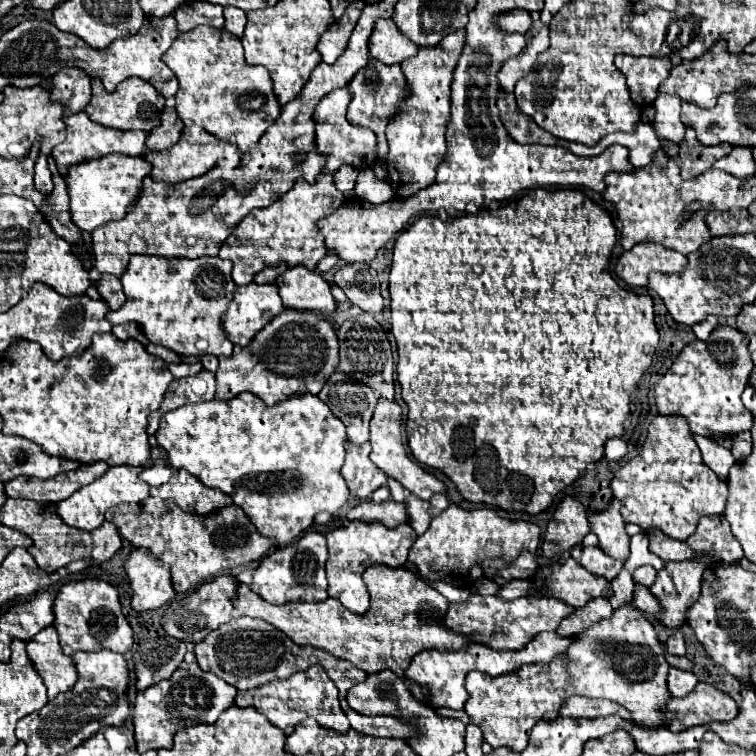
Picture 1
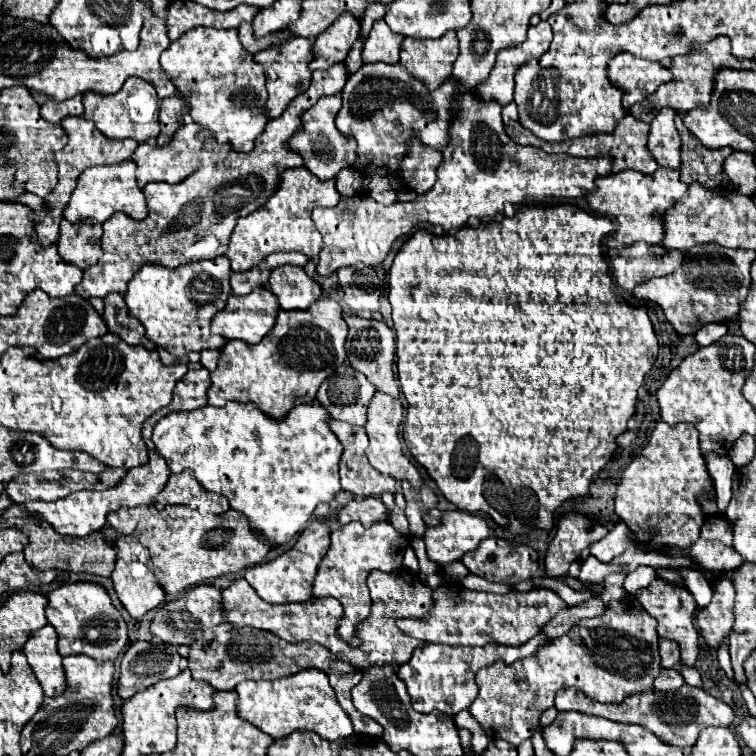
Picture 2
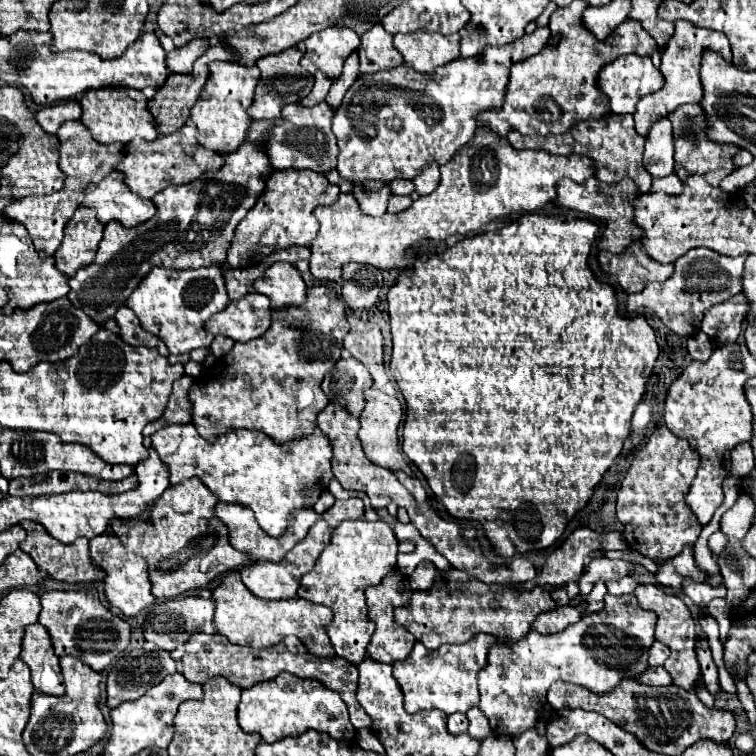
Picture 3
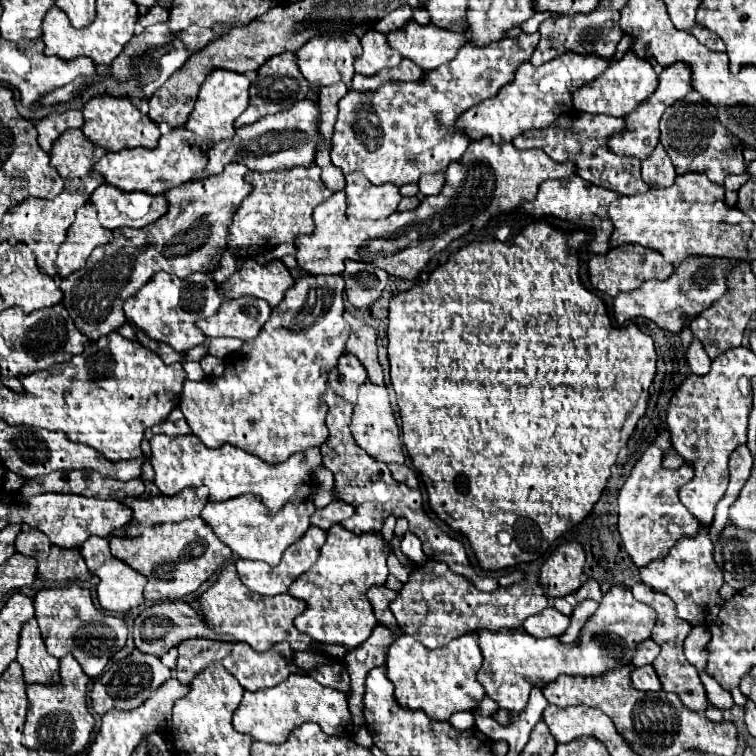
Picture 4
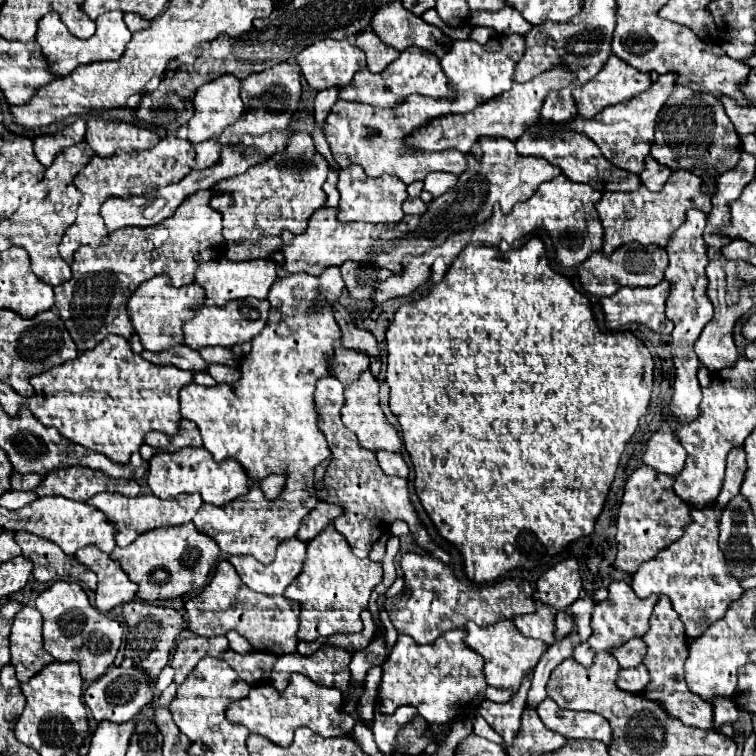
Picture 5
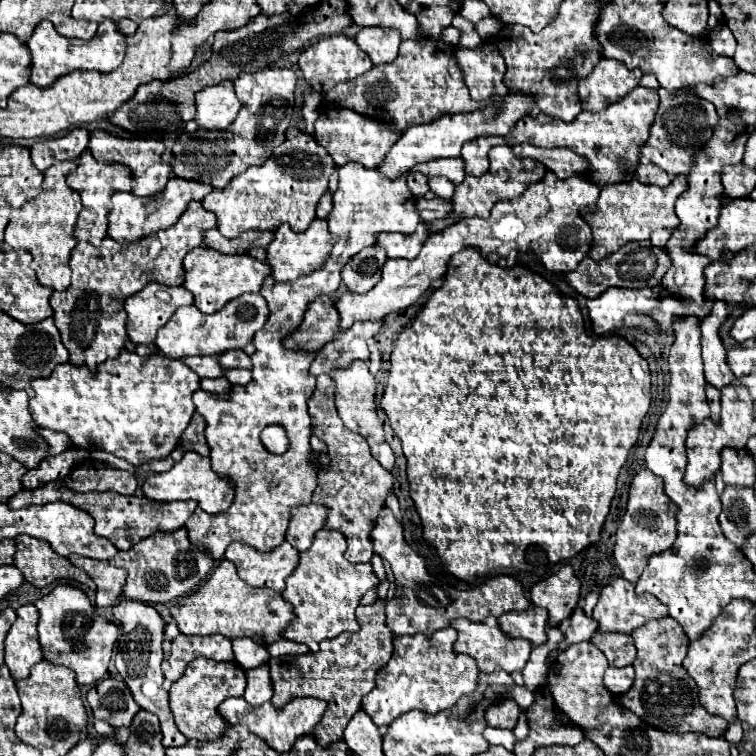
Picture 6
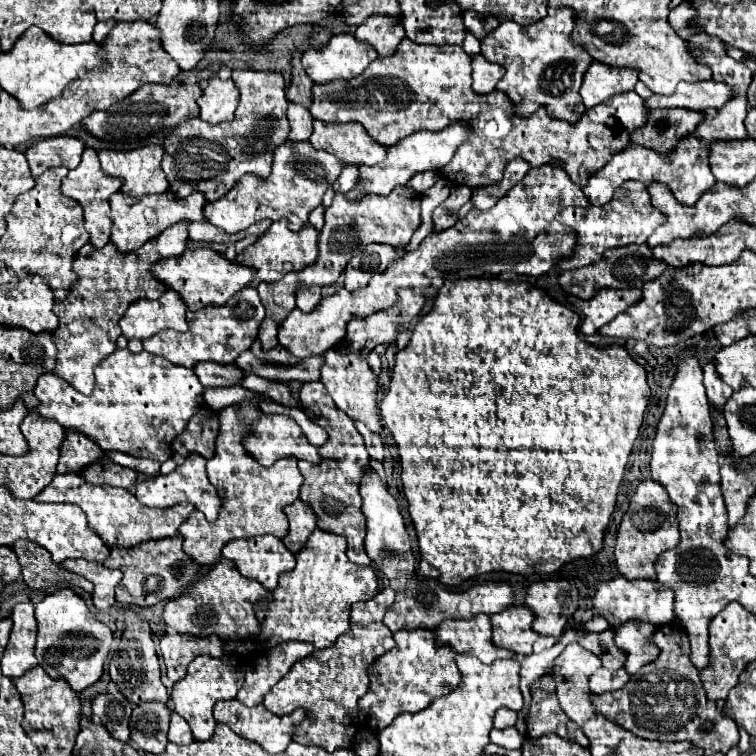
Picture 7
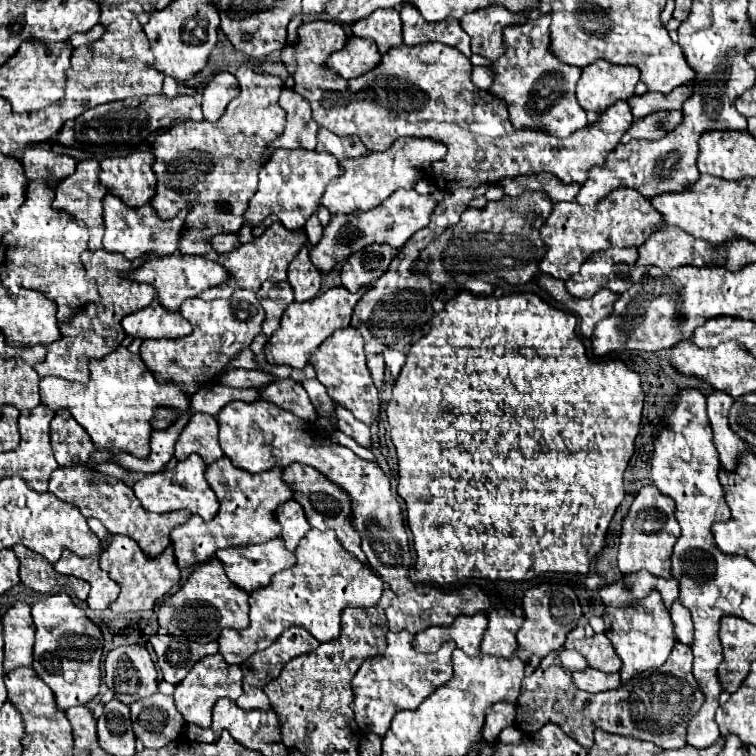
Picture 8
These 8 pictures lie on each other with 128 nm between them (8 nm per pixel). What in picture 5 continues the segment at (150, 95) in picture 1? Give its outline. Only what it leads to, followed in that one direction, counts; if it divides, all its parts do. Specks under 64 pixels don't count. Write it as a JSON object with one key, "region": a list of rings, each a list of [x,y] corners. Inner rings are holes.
{"region":[[[90,118],[86,130],[86,142],[94,154],[106,158],[118,148],[122,150],[148,150],[158,144],[158,136],[150,130],[136,128],[124,122],[104,122],[102,118]]]}

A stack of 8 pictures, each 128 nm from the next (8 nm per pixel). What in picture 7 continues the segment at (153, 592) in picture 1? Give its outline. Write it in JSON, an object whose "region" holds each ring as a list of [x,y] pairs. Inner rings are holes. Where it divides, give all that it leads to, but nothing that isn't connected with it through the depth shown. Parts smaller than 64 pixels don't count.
{"region":[[[64,560],[62,566],[74,574],[84,576],[94,584],[92,602],[98,610],[108,610],[114,606],[114,588],[122,580],[120,570],[108,570],[100,562],[88,562],[88,560]]]}

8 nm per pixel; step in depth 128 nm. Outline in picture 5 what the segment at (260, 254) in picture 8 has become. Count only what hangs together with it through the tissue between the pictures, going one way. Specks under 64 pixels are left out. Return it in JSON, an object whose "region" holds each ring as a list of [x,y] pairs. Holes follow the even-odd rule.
{"region":[[[482,138],[480,146],[484,156],[476,160],[472,154],[466,154],[468,168],[452,190],[444,196],[434,198],[430,208],[422,216],[404,216],[398,224],[368,224],[368,222],[350,222],[342,224],[336,218],[336,208],[320,208],[308,220],[308,230],[300,236],[292,232],[282,232],[282,268],[290,274],[306,272],[312,276],[320,276],[328,266],[342,266],[346,260],[368,260],[376,258],[384,268],[392,272],[400,272],[400,260],[406,254],[420,256],[426,250],[440,246],[448,236],[456,234],[458,230],[472,228],[484,218],[492,214],[492,206],[500,204],[504,212],[510,212],[516,202],[524,202],[536,192],[542,182],[552,180],[560,174],[560,168],[548,164],[542,158],[534,156],[520,156],[514,150],[514,144],[506,138]]]}

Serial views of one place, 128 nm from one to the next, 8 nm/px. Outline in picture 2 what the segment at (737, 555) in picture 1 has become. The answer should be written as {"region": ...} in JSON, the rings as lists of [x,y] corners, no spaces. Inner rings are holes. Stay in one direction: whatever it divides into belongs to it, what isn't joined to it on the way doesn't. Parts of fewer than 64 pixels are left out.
{"region":[[[708,516],[704,526],[702,526],[702,538],[708,538],[708,540],[720,540],[728,546],[732,546],[732,532],[726,524],[724,518],[718,518],[718,516]]]}

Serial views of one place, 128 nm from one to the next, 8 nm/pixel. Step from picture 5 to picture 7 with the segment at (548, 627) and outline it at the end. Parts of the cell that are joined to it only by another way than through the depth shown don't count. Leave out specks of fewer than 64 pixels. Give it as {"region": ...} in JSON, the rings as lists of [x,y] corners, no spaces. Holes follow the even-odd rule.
{"region":[[[526,606],[506,608],[498,614],[492,614],[490,622],[492,622],[492,644],[496,644],[498,648],[504,648],[504,650],[510,650],[514,654],[532,654],[532,644],[536,642],[538,634],[532,630],[534,614],[530,608],[526,608]]]}

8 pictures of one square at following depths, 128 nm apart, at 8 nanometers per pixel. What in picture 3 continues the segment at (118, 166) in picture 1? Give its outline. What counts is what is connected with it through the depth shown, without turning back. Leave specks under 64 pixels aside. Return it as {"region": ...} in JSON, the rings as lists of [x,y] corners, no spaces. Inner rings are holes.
{"region":[[[112,172],[100,180],[94,190],[86,192],[82,206],[94,208],[102,224],[120,222],[126,228],[144,224],[156,214],[154,202],[130,192],[120,172]]]}

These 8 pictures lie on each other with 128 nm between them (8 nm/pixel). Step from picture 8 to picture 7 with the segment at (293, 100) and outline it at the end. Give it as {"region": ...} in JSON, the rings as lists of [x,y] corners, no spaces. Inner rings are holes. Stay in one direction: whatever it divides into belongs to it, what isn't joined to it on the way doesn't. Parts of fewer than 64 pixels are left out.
{"region":[[[288,102],[288,120],[290,120],[290,134],[288,134],[288,142],[302,142],[308,140],[312,134],[312,116],[308,112],[308,108]]]}

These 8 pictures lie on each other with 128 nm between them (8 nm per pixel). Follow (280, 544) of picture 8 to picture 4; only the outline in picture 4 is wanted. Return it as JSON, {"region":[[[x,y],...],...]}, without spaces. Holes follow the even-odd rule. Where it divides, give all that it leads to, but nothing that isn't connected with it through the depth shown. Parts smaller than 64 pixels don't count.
{"region":[[[308,528],[308,532],[304,532],[304,536],[296,542],[296,544],[290,544],[288,546],[288,552],[284,552],[282,556],[282,562],[276,566],[276,568],[270,568],[268,564],[264,562],[254,562],[254,560],[236,560],[236,568],[238,568],[238,576],[240,580],[244,582],[244,586],[252,592],[258,592],[262,596],[276,596],[276,594],[282,594],[282,592],[288,592],[290,584],[302,576],[314,562],[316,558],[320,556],[320,548],[322,544],[326,542],[326,532],[320,530],[320,528]]]}

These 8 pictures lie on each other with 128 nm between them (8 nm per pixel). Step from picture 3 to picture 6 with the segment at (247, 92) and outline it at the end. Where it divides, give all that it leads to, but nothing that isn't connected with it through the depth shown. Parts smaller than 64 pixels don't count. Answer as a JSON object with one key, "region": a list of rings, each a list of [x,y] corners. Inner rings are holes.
{"region":[[[230,80],[208,86],[196,94],[196,124],[210,130],[226,130],[238,116],[240,100]]]}

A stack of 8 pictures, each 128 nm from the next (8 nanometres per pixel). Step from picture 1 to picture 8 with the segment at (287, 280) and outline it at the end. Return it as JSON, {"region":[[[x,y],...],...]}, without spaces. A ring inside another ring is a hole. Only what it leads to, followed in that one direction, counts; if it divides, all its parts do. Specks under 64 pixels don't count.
{"region":[[[172,254],[172,256],[154,256],[150,260],[146,260],[142,266],[134,268],[132,272],[124,274],[124,278],[128,280],[134,280],[134,282],[146,282],[150,286],[156,288],[158,292],[158,302],[170,310],[170,312],[178,312],[180,304],[186,300],[186,298],[194,298],[198,296],[202,290],[208,290],[208,288],[214,288],[214,286],[220,286],[222,282],[228,280],[228,272],[212,262],[210,258],[206,256],[182,256],[182,254]]]}

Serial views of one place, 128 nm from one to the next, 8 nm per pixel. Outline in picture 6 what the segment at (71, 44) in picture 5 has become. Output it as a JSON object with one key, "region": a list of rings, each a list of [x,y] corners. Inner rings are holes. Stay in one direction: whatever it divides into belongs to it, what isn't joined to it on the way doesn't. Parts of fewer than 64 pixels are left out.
{"region":[[[42,20],[32,36],[26,42],[28,50],[32,52],[32,76],[30,84],[38,88],[48,88],[54,80],[60,76],[66,76],[74,70],[98,70],[98,72],[112,72],[124,58],[126,52],[126,40],[124,36],[116,30],[116,24],[112,20],[104,20],[98,26],[98,32],[92,40],[78,40],[78,38],[64,38],[60,36],[50,20]]]}

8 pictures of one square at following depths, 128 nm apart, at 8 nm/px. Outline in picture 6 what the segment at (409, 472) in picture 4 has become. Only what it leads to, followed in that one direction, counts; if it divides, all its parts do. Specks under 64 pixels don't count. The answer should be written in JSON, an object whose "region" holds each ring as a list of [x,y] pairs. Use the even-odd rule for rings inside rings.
{"region":[[[368,440],[368,444],[370,444],[370,452],[372,452],[372,456],[386,468],[386,470],[392,470],[392,466],[394,466],[394,452],[392,452],[392,448],[384,442],[384,444],[374,444],[374,440]]]}

